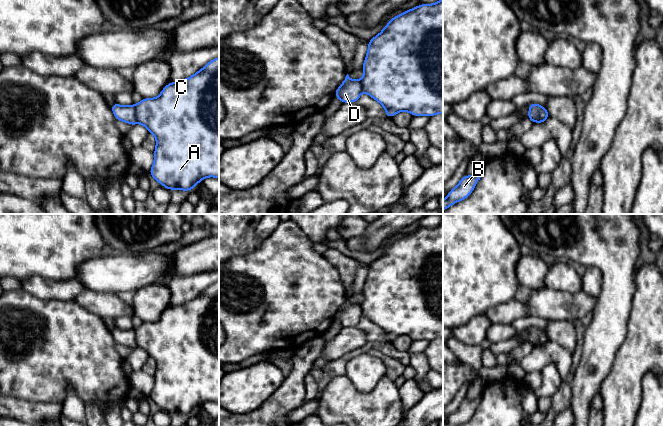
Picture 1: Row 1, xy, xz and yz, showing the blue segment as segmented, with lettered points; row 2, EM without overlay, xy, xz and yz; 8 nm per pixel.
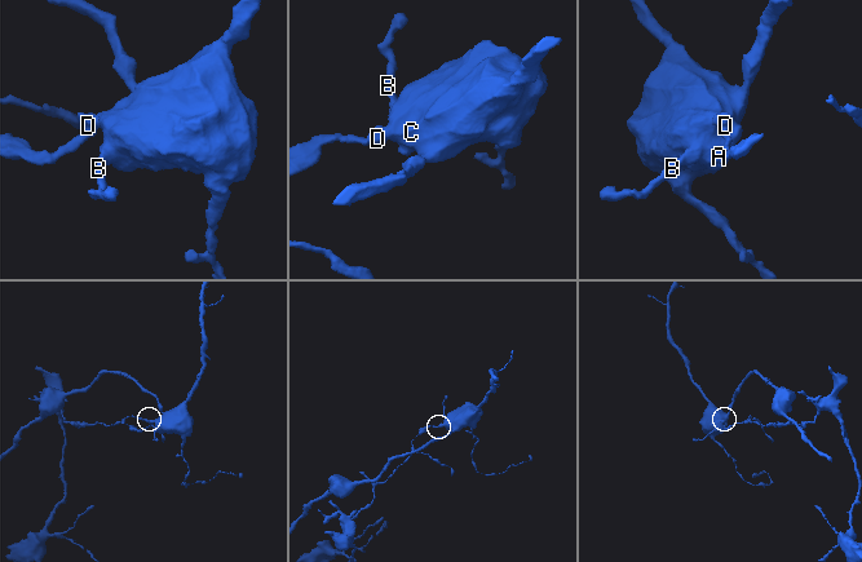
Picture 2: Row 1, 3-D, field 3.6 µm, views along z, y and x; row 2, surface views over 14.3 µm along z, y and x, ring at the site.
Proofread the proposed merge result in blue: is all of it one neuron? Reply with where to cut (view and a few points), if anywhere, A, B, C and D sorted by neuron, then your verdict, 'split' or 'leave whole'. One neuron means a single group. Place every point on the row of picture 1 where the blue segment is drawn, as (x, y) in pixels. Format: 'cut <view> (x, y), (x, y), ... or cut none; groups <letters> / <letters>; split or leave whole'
cut xy (134, 105), (138, 122); groups A B C / D; split

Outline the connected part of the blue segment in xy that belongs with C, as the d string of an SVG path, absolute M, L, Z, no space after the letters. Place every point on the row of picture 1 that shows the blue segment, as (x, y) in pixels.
M219 57L209 61L194 75L168 83L156 98L143 98L135 105L137 122L156 137L154 162L149 174L161 186L191 191L207 177L219 178Z

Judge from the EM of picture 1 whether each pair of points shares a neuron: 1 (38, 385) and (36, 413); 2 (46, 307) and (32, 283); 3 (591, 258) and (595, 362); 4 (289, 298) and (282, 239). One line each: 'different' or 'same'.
1: different
2: different
3: same
4: same

